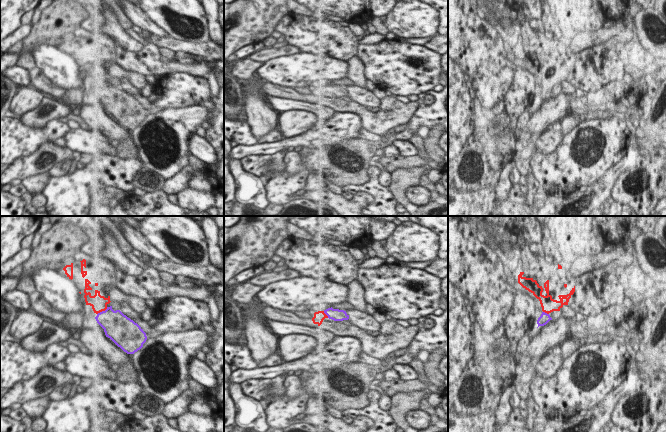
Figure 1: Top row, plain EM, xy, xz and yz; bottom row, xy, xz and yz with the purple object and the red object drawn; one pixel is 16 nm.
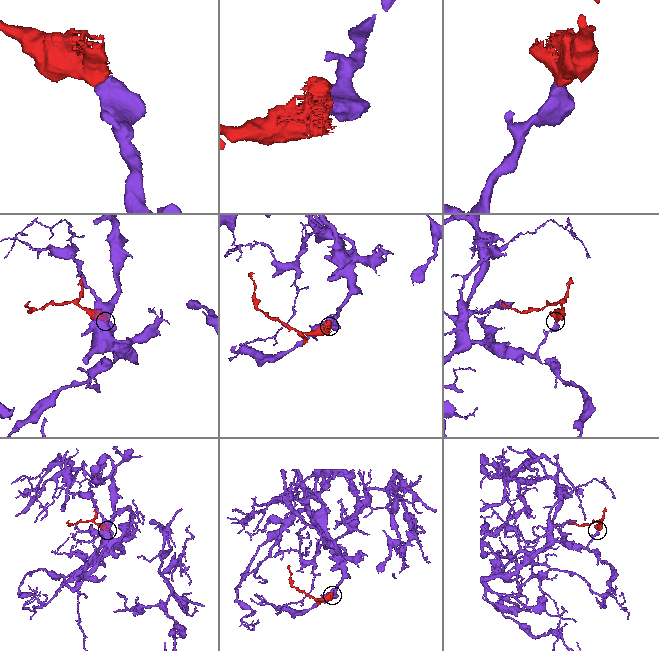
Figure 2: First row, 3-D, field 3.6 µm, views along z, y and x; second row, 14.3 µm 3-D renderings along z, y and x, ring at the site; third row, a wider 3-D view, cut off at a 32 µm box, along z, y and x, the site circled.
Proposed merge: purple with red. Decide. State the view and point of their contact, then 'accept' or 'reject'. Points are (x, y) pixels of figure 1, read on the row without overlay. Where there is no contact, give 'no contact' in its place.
xy (102, 87) | accept

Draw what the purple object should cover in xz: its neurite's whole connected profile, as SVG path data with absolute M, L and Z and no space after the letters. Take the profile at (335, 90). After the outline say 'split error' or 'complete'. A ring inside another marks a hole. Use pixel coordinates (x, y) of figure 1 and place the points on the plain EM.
M328 84L324 87L318 87L314 89L312 97L314 100L320 102L325 94L332 95L334 97L348 96L349 91L344 86Z | split error

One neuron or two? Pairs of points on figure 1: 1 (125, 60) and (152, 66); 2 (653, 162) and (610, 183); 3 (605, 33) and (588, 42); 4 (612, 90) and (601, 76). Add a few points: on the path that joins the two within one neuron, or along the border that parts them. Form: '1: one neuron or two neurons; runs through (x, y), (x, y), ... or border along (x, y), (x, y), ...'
1: one neuron; runs through (132, 61), (145, 62)
2: two neurons; border along (632, 160), (632, 166), (619, 178), (609, 201)
3: one neuron; runs through (601, 36), (592, 38)
4: two neurons; border along (611, 81), (604, 87), (603, 96), (599, 100)

